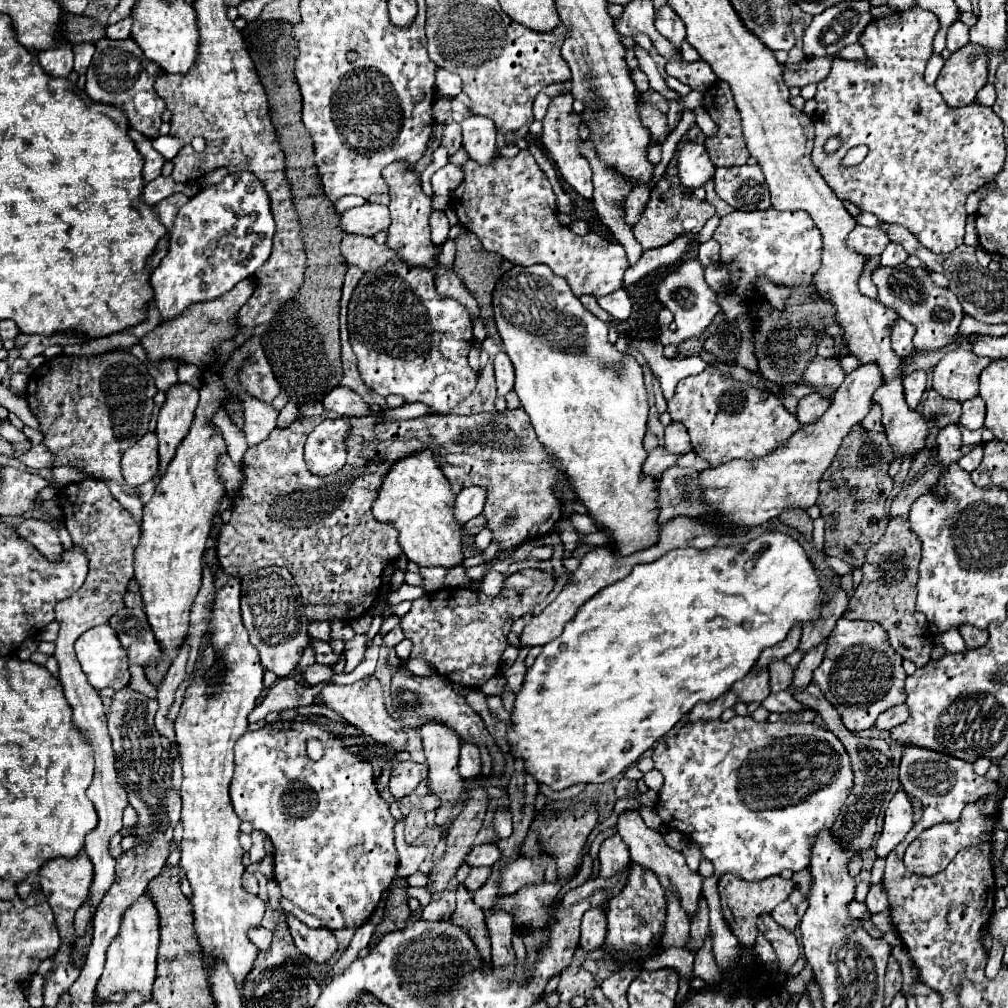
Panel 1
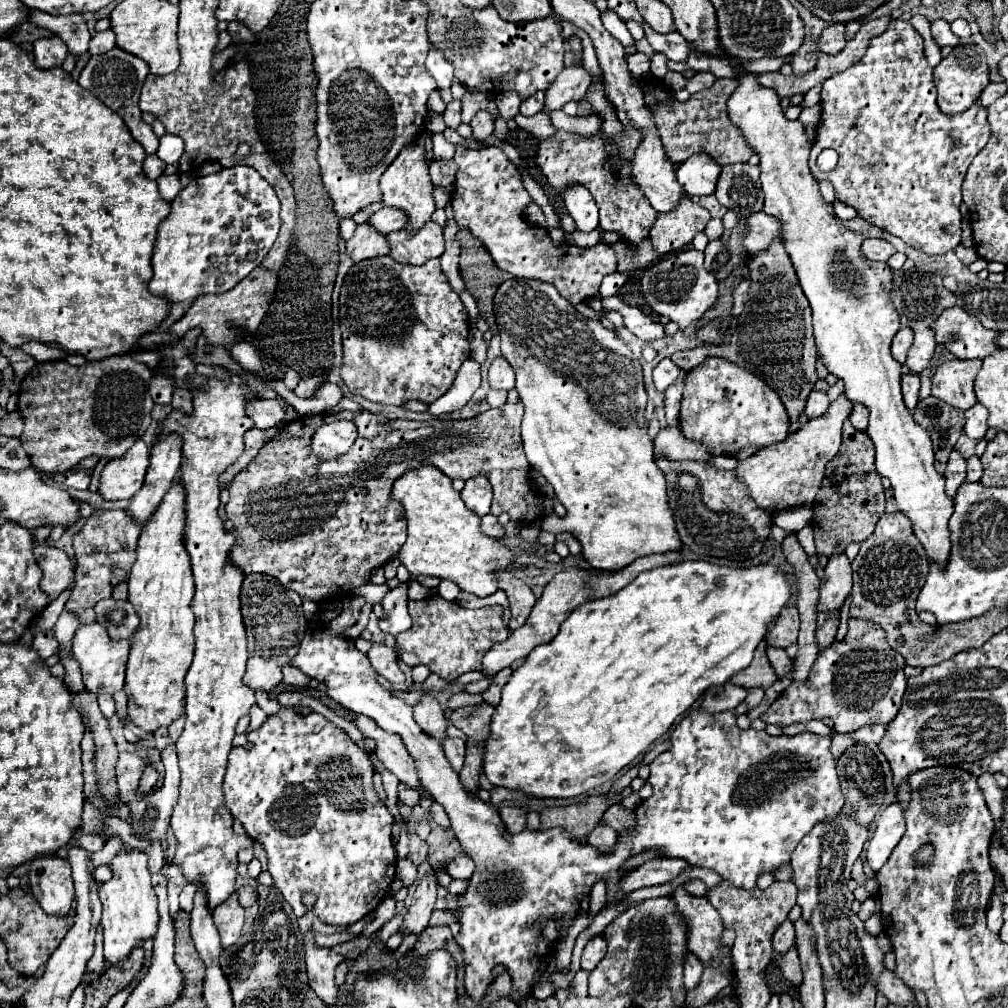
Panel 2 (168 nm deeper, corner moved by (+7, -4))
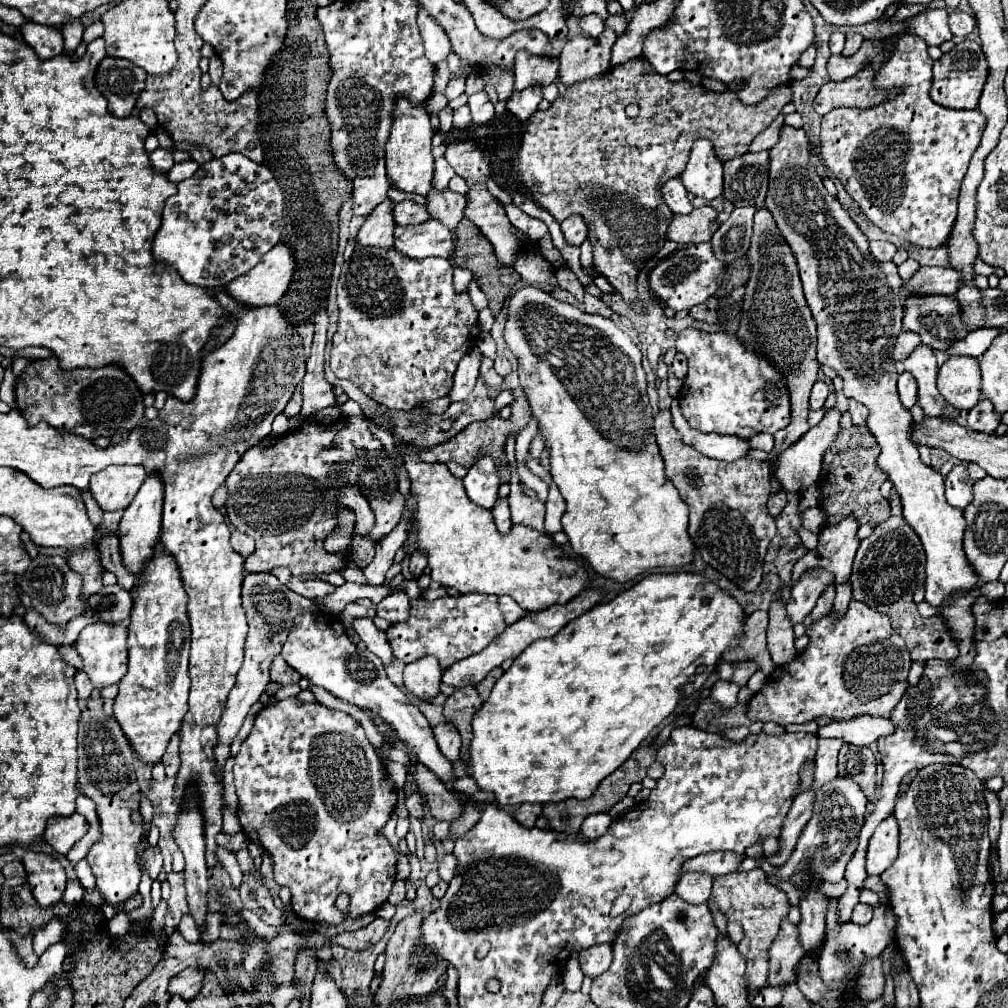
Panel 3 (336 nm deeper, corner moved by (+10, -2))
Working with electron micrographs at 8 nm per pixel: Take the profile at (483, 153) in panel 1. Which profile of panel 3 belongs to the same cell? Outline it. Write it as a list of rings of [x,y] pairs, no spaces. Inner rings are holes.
[[[477,92],[469,98],[469,108],[471,108],[471,116],[473,116],[473,124],[487,124],[495,110],[493,110],[493,104],[489,102],[487,94],[485,92]]]

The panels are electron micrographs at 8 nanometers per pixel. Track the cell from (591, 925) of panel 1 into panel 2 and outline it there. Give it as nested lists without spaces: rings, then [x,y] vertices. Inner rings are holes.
[[[602,936],[592,938],[582,952],[582,968],[592,972],[604,956],[606,956],[606,940]]]

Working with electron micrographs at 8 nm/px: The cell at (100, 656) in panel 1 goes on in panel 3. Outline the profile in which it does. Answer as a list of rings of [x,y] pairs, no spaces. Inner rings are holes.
[[[93,622],[85,626],[75,642],[79,656],[83,658],[83,670],[89,676],[93,688],[107,688],[111,684],[119,684],[119,680],[127,672],[127,626],[111,626],[103,622]]]

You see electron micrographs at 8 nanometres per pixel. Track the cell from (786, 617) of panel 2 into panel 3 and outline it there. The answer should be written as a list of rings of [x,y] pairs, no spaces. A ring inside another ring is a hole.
[[[819,570],[815,576],[809,574],[801,576],[801,580],[793,586],[791,598],[787,602],[787,616],[791,624],[799,624],[805,620],[805,616],[809,616],[809,612],[815,606],[815,600],[831,582],[833,582],[833,574],[825,570]]]

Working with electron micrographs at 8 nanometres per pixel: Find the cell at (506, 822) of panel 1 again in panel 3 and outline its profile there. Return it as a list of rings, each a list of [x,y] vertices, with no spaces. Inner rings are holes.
[[[521,804],[515,812],[513,812],[513,818],[525,826],[525,828],[533,828],[535,826],[535,820],[541,816],[541,804]]]

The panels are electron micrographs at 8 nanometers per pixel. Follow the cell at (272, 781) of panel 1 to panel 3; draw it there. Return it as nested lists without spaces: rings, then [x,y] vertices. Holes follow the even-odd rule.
[[[287,698],[283,702],[277,702],[273,706],[265,706],[257,716],[255,716],[255,724],[251,734],[245,738],[245,742],[241,744],[239,754],[235,756],[235,766],[233,766],[233,774],[235,774],[235,788],[237,788],[237,798],[239,798],[239,808],[237,808],[237,816],[241,822],[241,828],[245,832],[245,836],[251,842],[257,842],[263,850],[267,850],[271,854],[273,860],[273,878],[277,884],[285,884],[291,890],[291,906],[293,912],[309,922],[327,922],[327,924],[339,924],[343,920],[343,914],[335,908],[335,898],[341,892],[349,892],[351,896],[351,904],[349,904],[349,918],[359,918],[363,914],[375,912],[389,896],[391,886],[395,882],[395,864],[397,858],[393,854],[393,848],[389,844],[389,840],[383,836],[383,826],[387,824],[395,802],[397,802],[397,792],[395,786],[389,778],[389,774],[385,772],[385,768],[381,766],[373,746],[369,744],[369,740],[365,738],[365,732],[361,728],[361,724],[351,718],[345,712],[339,710],[331,710],[319,702],[311,702],[311,704],[301,704],[295,698]]]

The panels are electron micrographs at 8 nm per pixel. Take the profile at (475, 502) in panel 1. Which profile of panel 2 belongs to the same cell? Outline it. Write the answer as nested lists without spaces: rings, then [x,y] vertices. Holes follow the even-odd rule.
[[[484,476],[468,478],[466,486],[462,490],[462,500],[470,510],[474,510],[480,516],[486,516],[490,512],[490,504],[492,504],[492,486],[490,486],[488,478],[484,478]]]

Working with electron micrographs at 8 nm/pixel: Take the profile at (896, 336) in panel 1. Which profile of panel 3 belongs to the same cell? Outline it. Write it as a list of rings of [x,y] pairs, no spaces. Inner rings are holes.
[[[901,330],[895,342],[895,348],[893,348],[893,360],[905,360],[919,344],[921,344],[921,338],[915,332]]]

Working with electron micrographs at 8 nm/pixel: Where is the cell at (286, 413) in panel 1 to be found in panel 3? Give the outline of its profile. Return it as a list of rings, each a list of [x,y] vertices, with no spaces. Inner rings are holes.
[[[321,310],[319,316],[315,316],[315,336],[311,346],[311,356],[307,360],[307,372],[299,384],[299,390],[303,394],[301,418],[315,418],[317,412],[335,404],[335,396],[331,384],[325,380],[325,366],[323,366],[327,326],[329,326],[329,316],[325,310]]]

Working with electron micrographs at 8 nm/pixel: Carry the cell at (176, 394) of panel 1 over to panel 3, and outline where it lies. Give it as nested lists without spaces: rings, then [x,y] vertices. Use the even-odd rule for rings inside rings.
[[[147,476],[143,486],[137,492],[137,498],[133,498],[133,504],[123,510],[123,518],[119,522],[119,542],[121,542],[121,556],[125,566],[133,572],[139,574],[143,570],[143,564],[151,558],[153,546],[159,540],[161,532],[161,500],[163,500],[163,484],[161,476]]]

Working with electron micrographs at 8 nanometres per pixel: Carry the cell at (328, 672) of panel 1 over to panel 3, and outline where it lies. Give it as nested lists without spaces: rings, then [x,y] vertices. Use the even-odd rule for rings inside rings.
[[[277,656],[271,664],[271,680],[279,682],[283,686],[289,686],[289,684],[299,684],[301,676],[297,676],[297,672],[293,668],[289,668],[285,664],[285,660],[281,660],[281,656]]]

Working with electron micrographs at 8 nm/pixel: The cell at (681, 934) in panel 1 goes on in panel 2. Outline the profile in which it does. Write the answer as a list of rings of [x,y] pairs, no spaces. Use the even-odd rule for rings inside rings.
[[[688,952],[686,964],[684,964],[684,986],[686,986],[686,990],[694,990],[700,984],[702,970],[704,970],[704,966],[696,960],[694,954]]]

